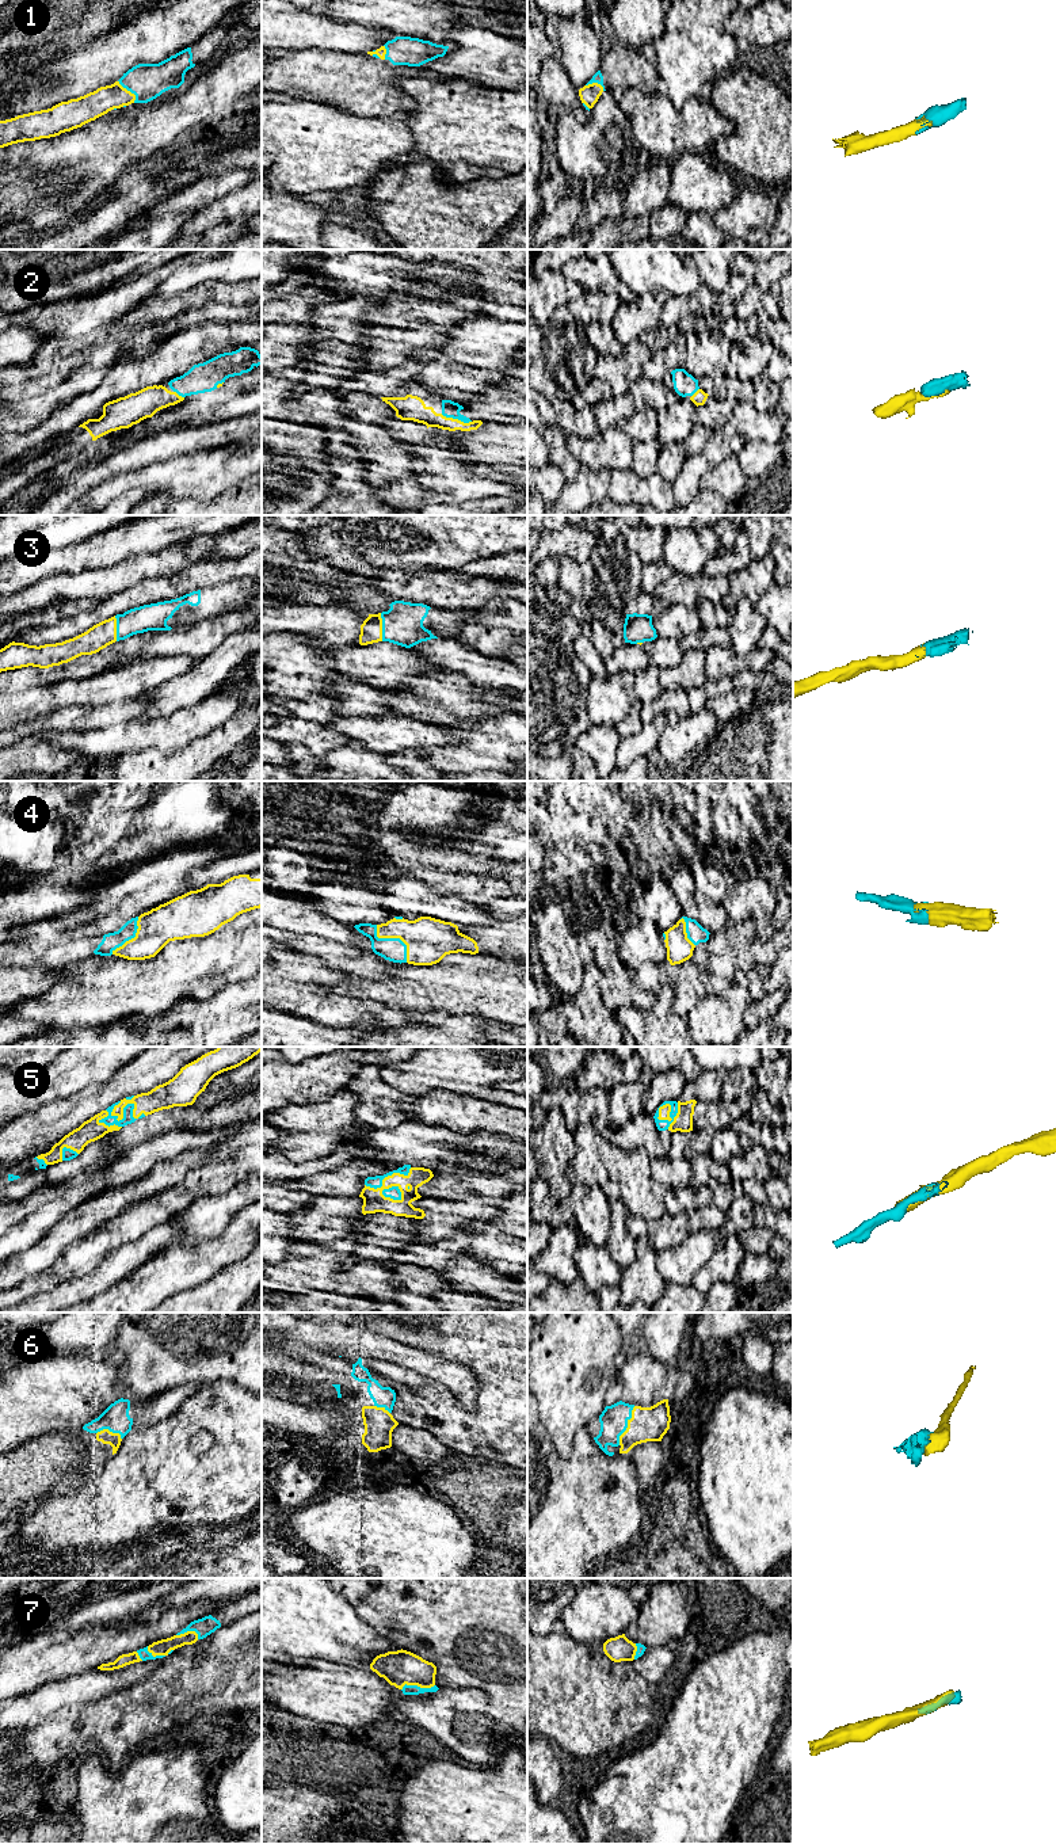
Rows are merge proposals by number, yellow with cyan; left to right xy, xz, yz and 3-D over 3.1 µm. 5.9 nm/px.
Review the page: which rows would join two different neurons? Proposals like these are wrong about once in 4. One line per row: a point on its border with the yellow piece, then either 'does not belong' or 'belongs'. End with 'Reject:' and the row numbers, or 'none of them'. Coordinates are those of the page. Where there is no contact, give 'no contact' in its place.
1: xy (129, 91) | belongs
2: xz (456, 419) | belongs
3: xz (381, 627) | belongs
4: xz (395, 937) | belongs
5: xy (122, 1109) | belongs
6: yz (628, 1425) | belongs
7: xz (416, 1684) | belongs
Reject: none of them

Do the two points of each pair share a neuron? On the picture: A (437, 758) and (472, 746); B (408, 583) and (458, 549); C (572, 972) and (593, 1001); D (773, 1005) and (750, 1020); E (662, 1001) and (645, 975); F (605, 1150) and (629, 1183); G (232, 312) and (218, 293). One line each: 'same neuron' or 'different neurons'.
A: same neuron
B: different neurons
C: different neurons
D: same neuron
E: different neurons
F: same neuron
G: different neurons

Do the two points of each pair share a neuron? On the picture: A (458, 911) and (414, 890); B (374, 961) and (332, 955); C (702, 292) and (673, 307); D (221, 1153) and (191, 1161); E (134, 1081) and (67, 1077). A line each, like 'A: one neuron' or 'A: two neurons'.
A: one neuron
B: one neuron
C: one neuron
D: one neuron
E: two neurons

